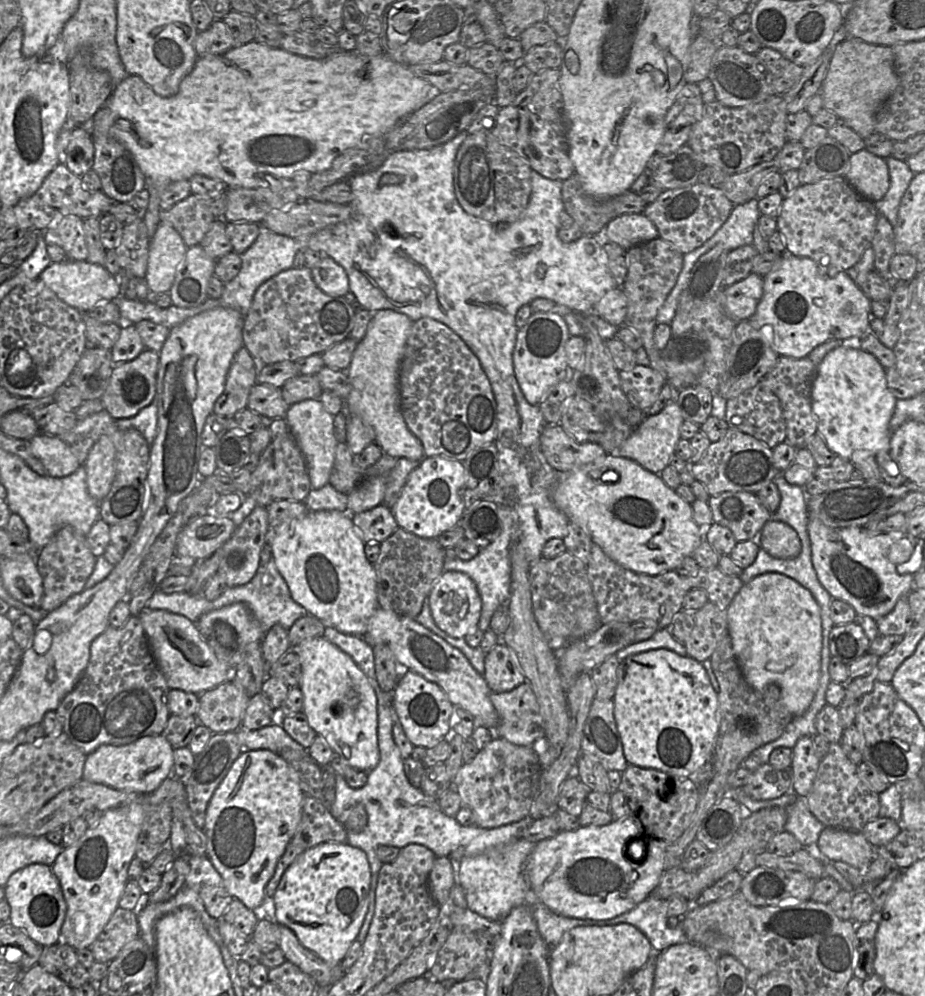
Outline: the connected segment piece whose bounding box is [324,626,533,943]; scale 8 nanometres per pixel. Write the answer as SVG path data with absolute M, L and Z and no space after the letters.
M332 626L325 627L324 637L354 660L366 675L377 696L379 763L368 772L367 783L361 788L350 787L342 775L335 774L336 798L329 807L329 812L337 820L346 809L356 804L362 804L368 816L365 828L360 832L347 832L346 841L351 846L360 848L365 852L370 866L368 909L356 937L357 941L363 943L375 911L378 872L383 864L377 856L379 846L394 846L401 849L408 844L421 844L430 849L437 857L448 857L458 847L464 847L463 857L472 857L523 839L522 831L533 819L527 816L517 822L500 827L481 828L479 826L463 826L457 822L455 817L444 814L438 801L424 794L420 788L412 786L404 773L403 759L393 738L393 725L395 723L393 692L382 691L378 684L373 647L362 637L342 633Z

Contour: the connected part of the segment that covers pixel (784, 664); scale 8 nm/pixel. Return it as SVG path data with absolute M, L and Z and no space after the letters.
M769 572L753 578L748 583L744 583L740 591L736 594L729 607L727 608L728 634L731 638L732 648L738 661L742 674L750 687L760 694L766 694L766 687L775 684L780 689L780 697L783 705L794 716L802 715L811 705L820 680L821 659L822 659L822 620L820 607L812 593L800 585L794 579L784 574Z

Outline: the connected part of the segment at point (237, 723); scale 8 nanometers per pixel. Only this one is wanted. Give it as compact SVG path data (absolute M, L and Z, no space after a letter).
M229 679L199 695L196 716L199 723L208 727L213 734L237 731L241 727L249 700L250 698Z

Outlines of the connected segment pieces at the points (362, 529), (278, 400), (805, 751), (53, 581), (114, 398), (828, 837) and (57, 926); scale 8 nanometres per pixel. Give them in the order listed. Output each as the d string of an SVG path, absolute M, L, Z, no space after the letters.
M383 504L352 514L352 521L365 543L381 543L398 528L391 510Z
M256 383L249 394L247 409L260 416L285 418L289 405L282 397L282 390L268 384Z
M801 737L793 748L792 790L798 797L805 797L810 792L821 761L816 753L813 738Z
M69 525L59 529L36 556L37 568L43 583L40 608L48 613L52 612L67 599L82 592L94 570L96 558L88 546L86 536L79 534Z
M147 348L132 361L113 366L110 381L100 400L115 420L133 417L141 409L152 403L156 394L158 368L159 353Z
M825 827L817 841L819 851L831 862L845 862L860 872L866 871L876 859L876 848L861 832Z
M40 863L30 864L14 872L4 888L4 899L11 907L9 922L13 926L24 930L42 947L56 945L62 941L61 928L65 920L67 904L51 866Z

